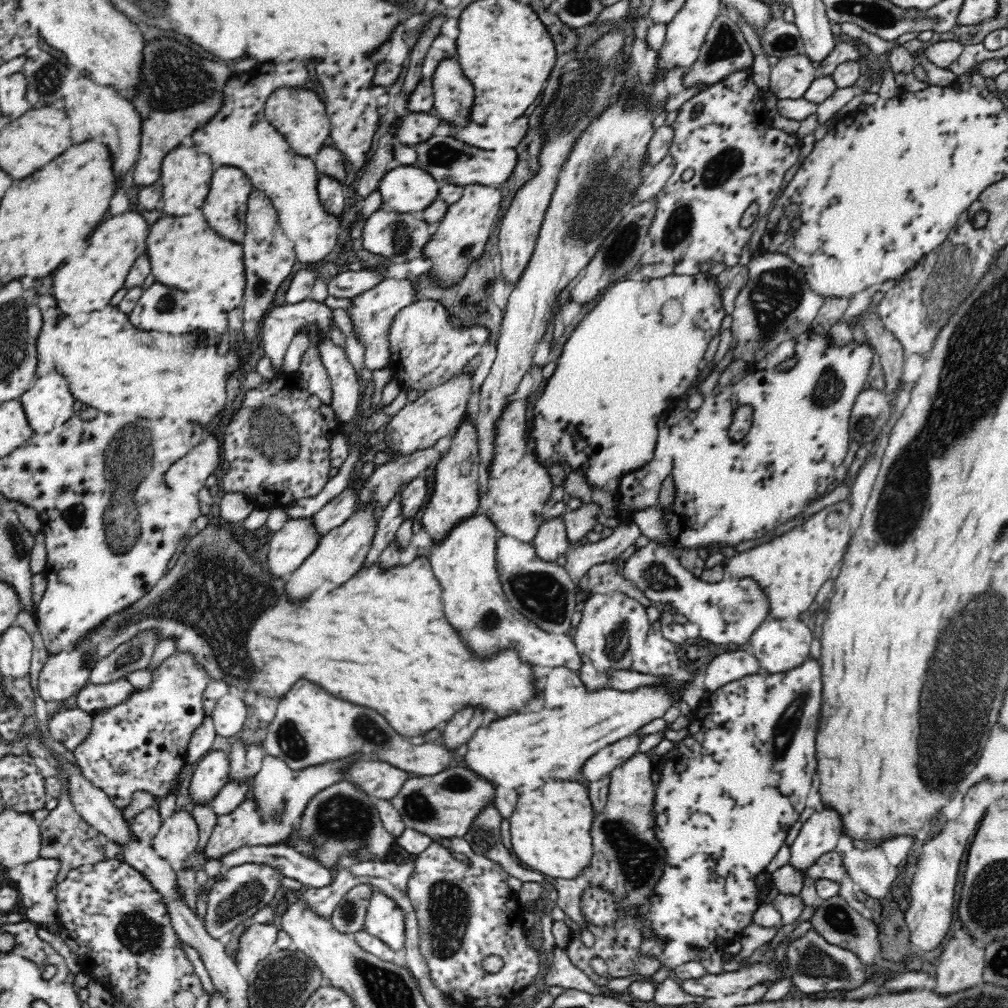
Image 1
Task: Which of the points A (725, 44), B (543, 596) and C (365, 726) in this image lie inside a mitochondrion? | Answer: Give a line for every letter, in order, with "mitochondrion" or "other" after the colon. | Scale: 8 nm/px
A: mitochondrion
B: mitochondrion
C: mitochondrion

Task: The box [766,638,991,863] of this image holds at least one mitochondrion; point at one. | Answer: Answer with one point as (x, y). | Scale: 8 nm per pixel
(785, 729)

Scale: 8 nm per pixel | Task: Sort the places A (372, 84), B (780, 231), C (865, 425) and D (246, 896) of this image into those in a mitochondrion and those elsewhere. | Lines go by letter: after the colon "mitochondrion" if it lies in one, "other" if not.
A: other
B: other
C: mitochondrion
D: mitochondrion

